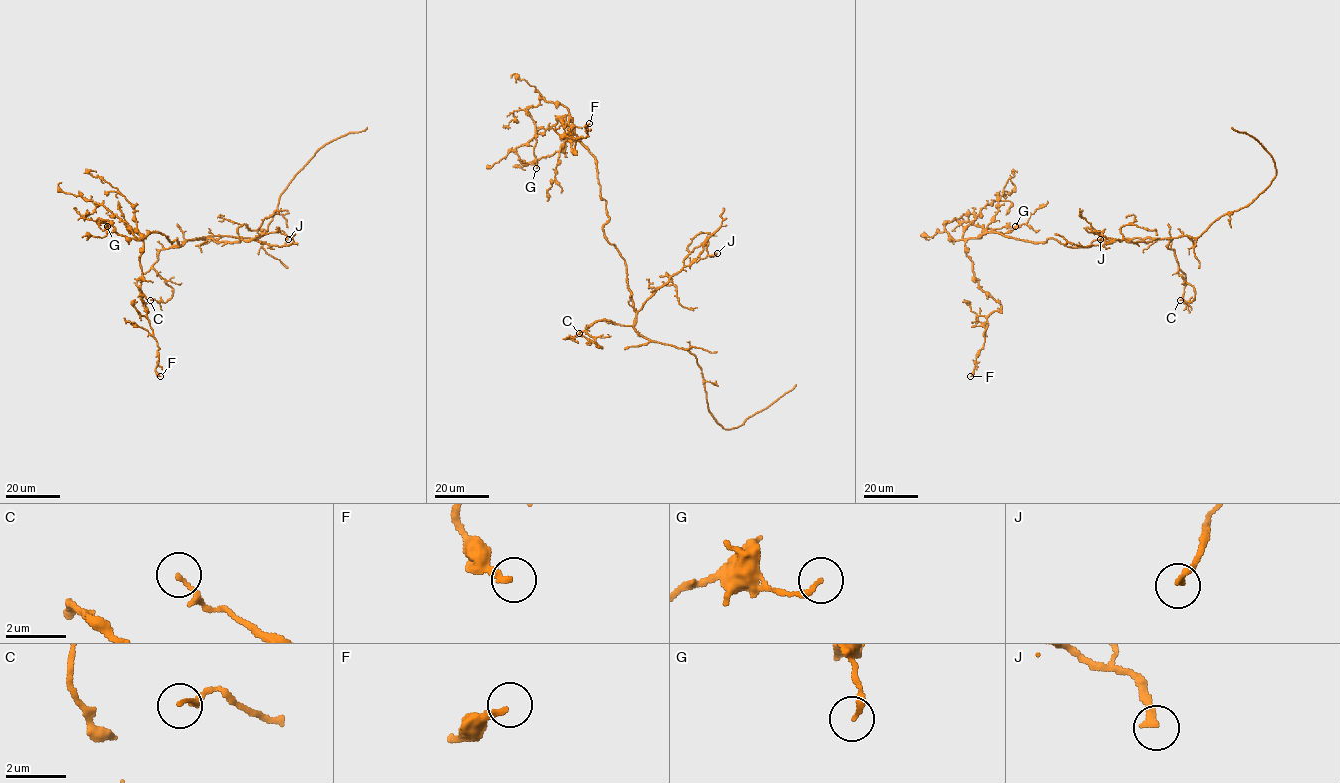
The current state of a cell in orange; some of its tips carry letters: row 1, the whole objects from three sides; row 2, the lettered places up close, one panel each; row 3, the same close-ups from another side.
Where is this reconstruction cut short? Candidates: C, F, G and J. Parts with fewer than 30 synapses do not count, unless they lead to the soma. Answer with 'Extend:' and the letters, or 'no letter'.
Extend: no letter

